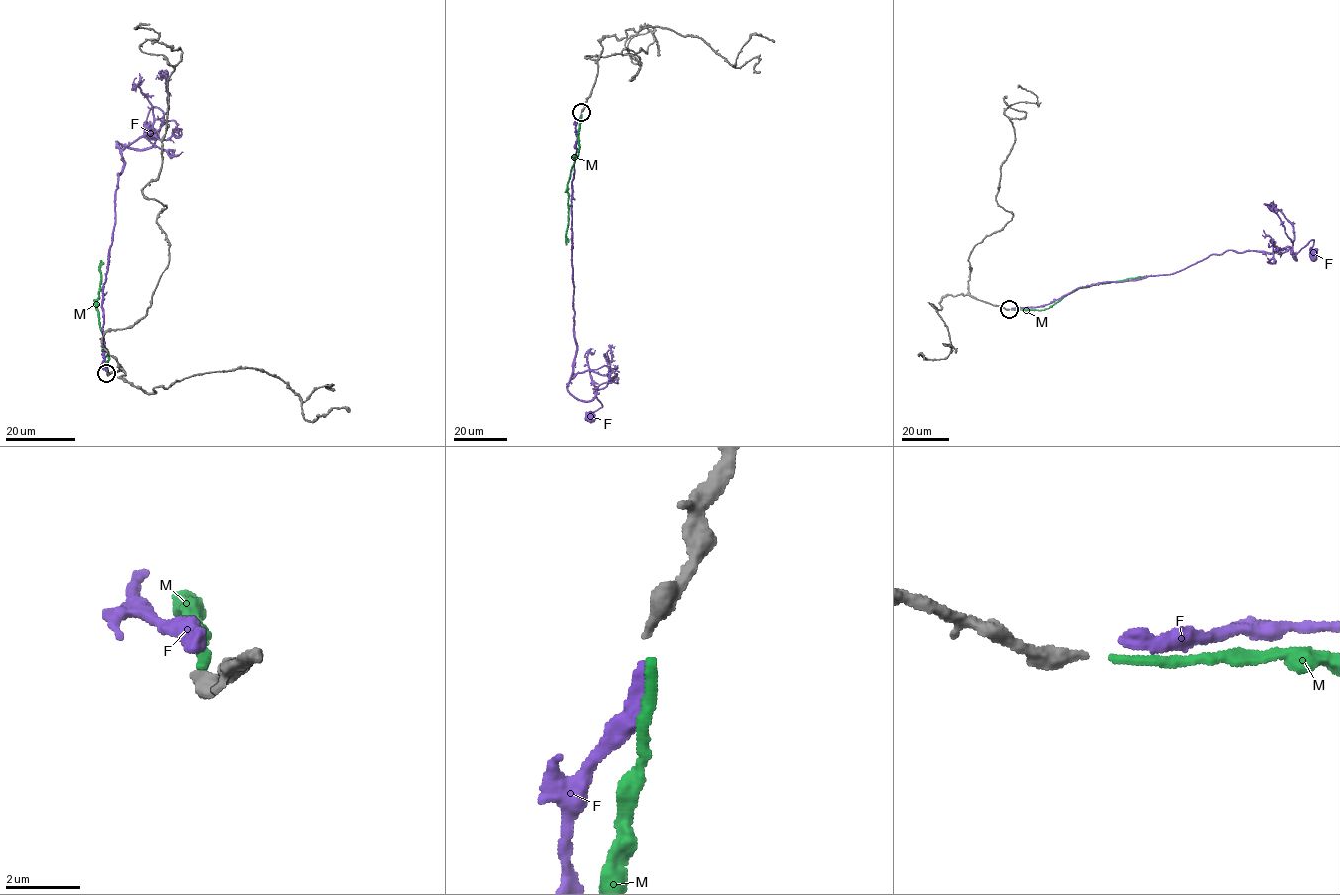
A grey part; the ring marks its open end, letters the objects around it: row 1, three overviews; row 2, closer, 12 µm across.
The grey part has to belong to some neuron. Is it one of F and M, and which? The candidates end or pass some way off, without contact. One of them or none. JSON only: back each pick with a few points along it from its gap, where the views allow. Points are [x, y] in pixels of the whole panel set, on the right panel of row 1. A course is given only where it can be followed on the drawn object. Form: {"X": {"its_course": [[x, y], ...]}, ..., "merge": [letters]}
{"M": {"its_course": [[1011, 309], [1045, 310], [1080, 288], [1145, 276]]}, "merge": ["M"]}

